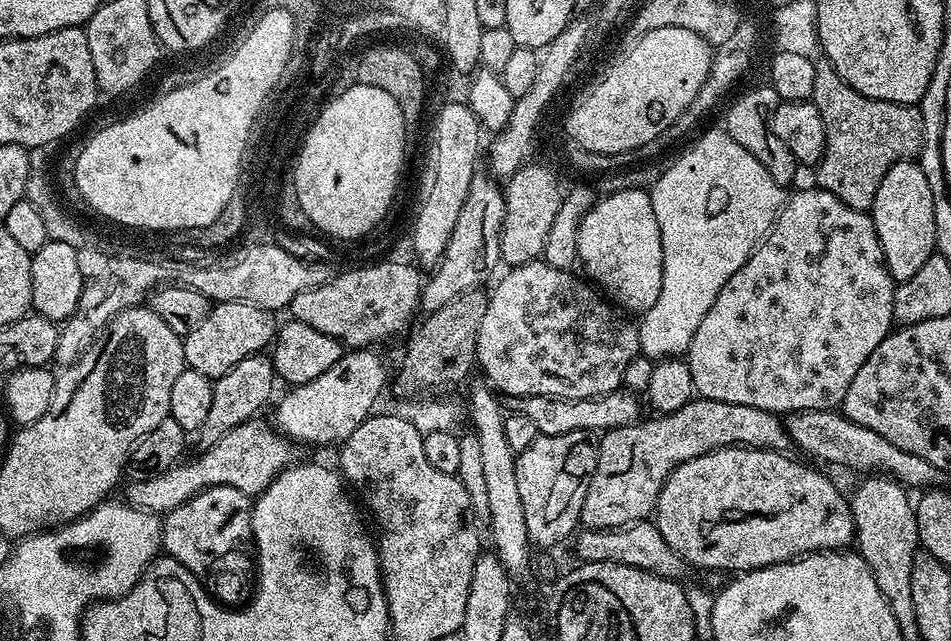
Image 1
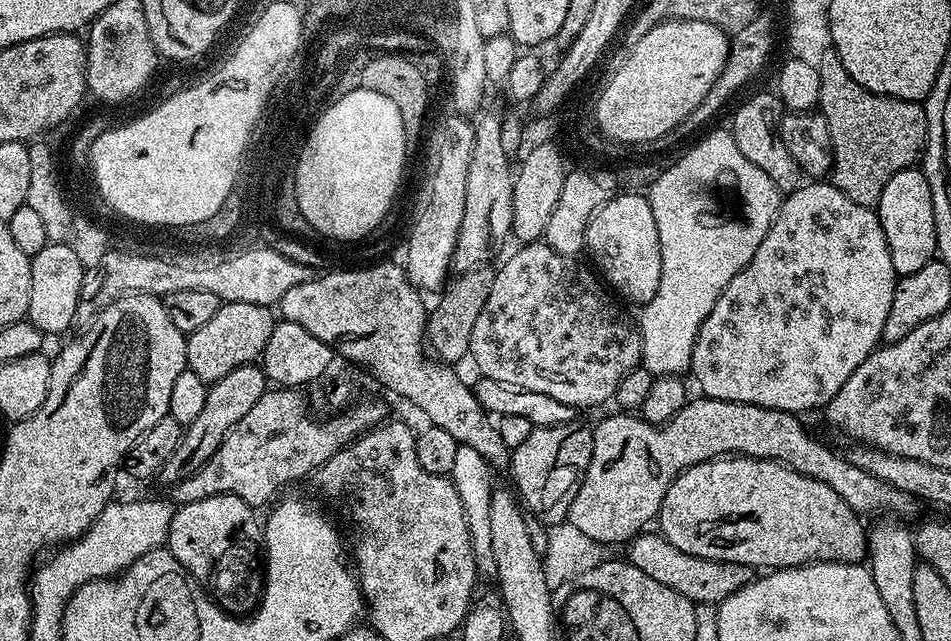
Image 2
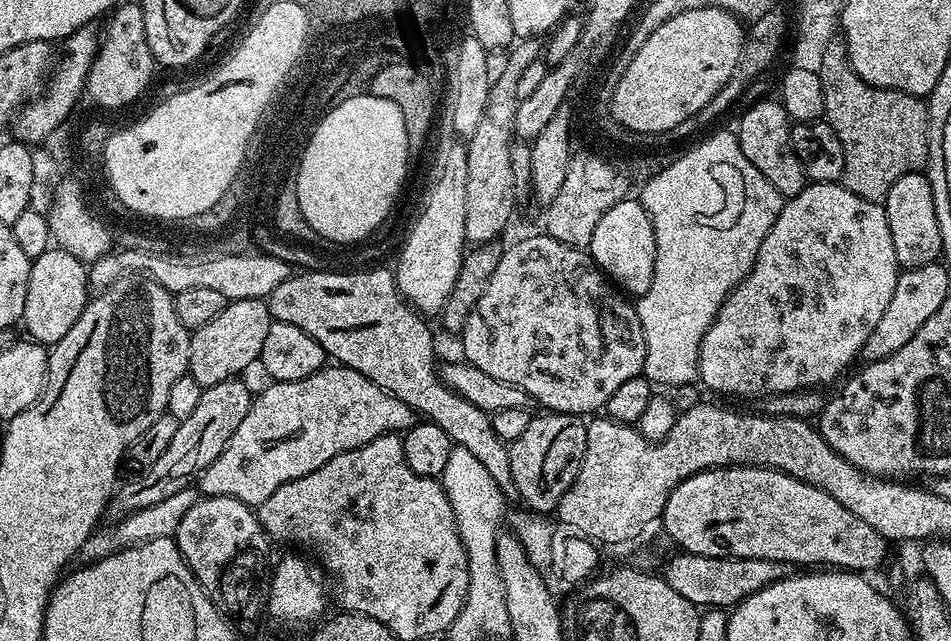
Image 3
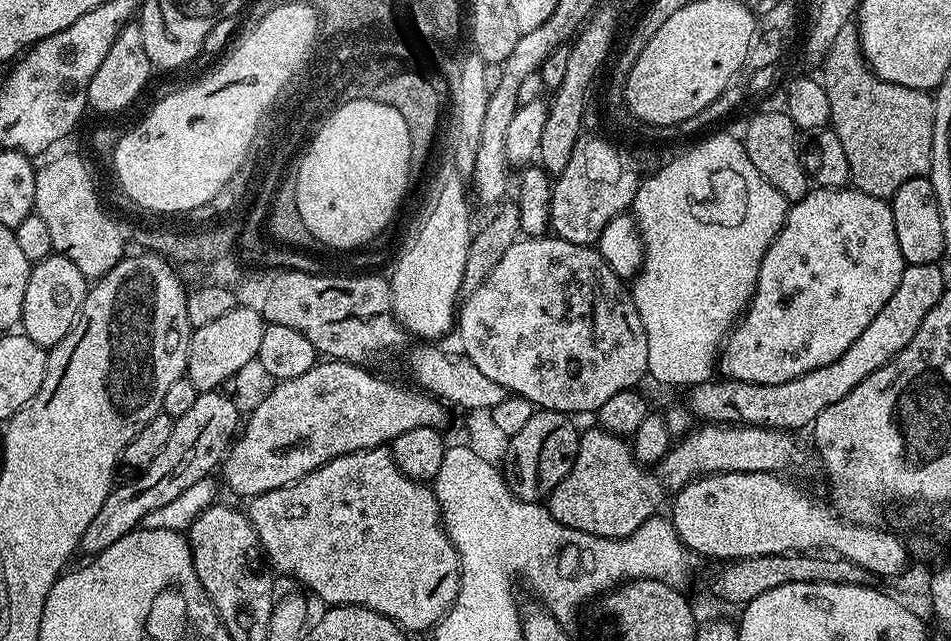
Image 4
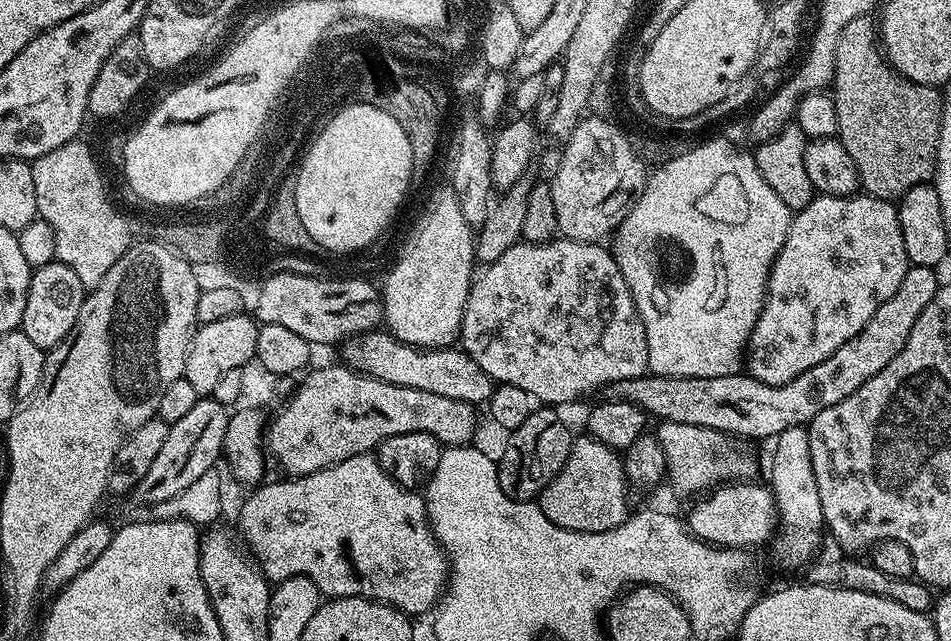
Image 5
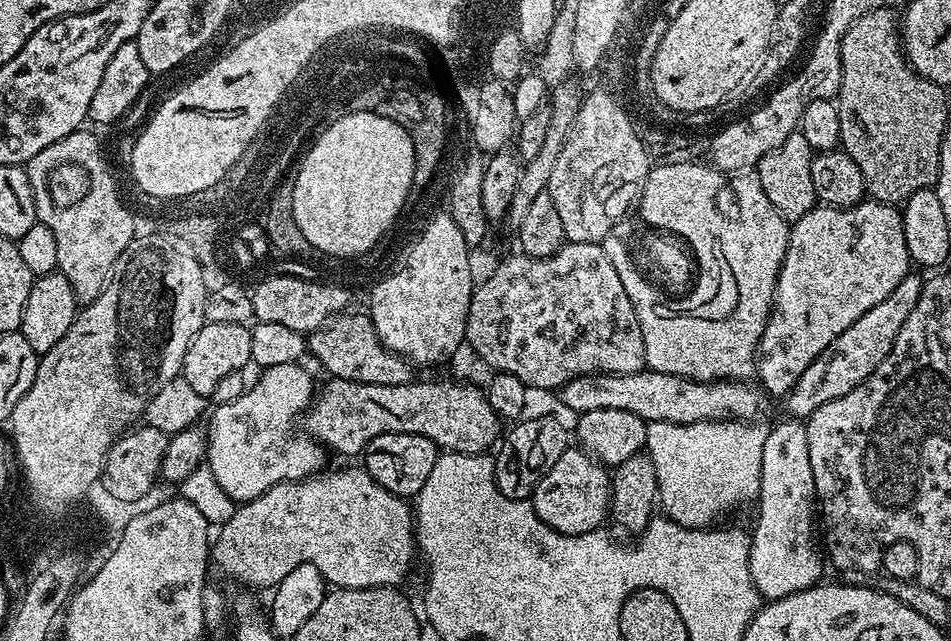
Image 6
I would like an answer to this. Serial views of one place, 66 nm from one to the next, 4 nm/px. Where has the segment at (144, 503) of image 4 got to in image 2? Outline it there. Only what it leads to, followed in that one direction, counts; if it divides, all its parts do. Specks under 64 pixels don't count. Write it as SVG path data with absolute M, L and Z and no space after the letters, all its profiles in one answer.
M256 364L238 367L226 377L209 385L204 409L181 433L177 449L160 471L159 483L171 486L196 473L213 456L215 450L220 448L225 434L242 420L243 415L254 406L255 402L258 402L258 398L267 391L267 388L268 379L263 369Z

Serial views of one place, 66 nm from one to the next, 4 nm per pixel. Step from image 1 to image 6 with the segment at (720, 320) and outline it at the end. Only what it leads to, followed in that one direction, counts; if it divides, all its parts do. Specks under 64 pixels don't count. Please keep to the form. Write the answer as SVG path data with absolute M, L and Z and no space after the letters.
M865 198L852 208L817 206L810 210L810 214L806 214L791 225L786 254L776 279L776 297L772 299L772 312L764 327L756 358L756 372L761 380L759 383L769 397L771 397L770 395L780 396L780 398L787 397L788 391L798 382L798 378L802 378L802 370L806 370L806 366L810 366L810 362L814 362L814 358L818 358L818 354L822 354L822 350L826 350L826 346L830 346L830 342L834 342L834 338L838 338L838 334L842 334L842 330L850 330L850 326L854 326L854 322L858 322L858 318L862 318L862 314L866 314L866 310L878 306L878 302L882 302L882 298L886 298L890 294L890 290L894 290L894 286L898 286L898 282L902 282L902 278L909 275L910 261L906 250L906 234L902 230L903 221L904 217L897 205L883 204L880 200Z

